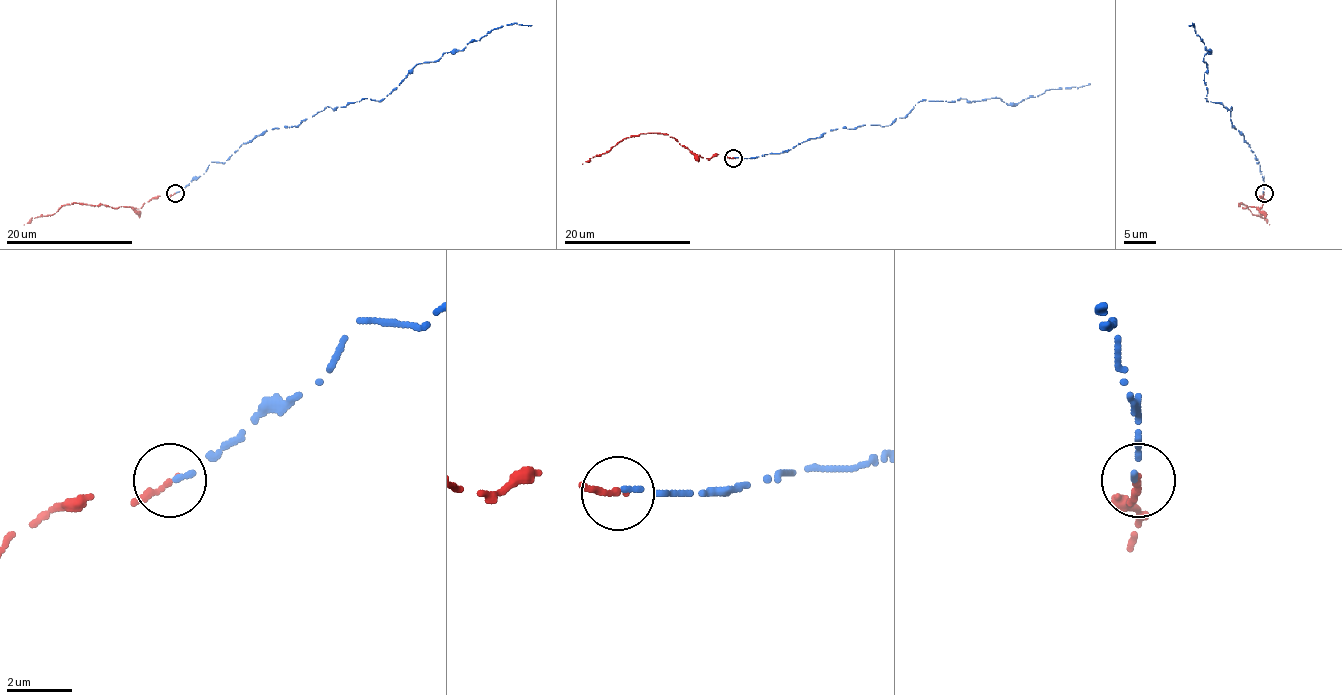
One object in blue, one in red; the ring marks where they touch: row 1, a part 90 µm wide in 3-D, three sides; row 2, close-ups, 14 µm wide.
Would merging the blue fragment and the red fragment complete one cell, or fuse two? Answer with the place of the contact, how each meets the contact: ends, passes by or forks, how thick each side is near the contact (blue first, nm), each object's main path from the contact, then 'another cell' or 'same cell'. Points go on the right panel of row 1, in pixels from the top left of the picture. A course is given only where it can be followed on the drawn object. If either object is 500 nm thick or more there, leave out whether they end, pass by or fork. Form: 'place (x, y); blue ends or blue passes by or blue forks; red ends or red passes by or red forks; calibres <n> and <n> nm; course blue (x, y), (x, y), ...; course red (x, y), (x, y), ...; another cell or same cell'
place (1264, 193); blue ends; red ends; calibres 140 and 200 nm; course blue (1262, 193), (1259, 161), (1235, 129), (1232, 107), (1205, 98), (1204, 55), (1210, 52), (1192, 23), (1189, 26); course red (1264, 193), (1259, 196), (1264, 199), (1261, 209), (1239, 204), (1245, 204), (1251, 214), (1262, 217), (1269, 225); same cell

